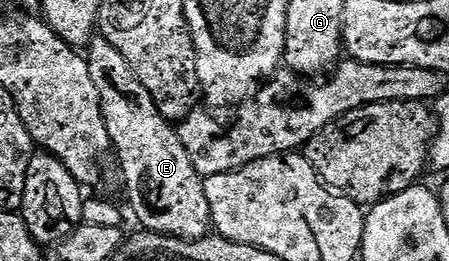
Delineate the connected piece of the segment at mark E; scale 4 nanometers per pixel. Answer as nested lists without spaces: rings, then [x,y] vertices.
[[[95,35],[88,43],[86,59],[90,66],[90,78],[98,90],[98,98],[102,106],[102,118],[106,122],[108,137],[112,143],[111,151],[120,159],[120,172],[124,175],[124,188],[128,191],[128,204],[136,215],[141,229],[157,232],[159,236],[173,236],[179,240],[200,240],[209,235],[212,228],[210,202],[206,202],[204,180],[194,170],[194,162],[190,162],[190,154],[186,154],[186,146],[182,146],[180,133],[158,110],[154,98],[150,98],[150,90],[138,82],[134,70],[130,70],[130,62],[110,46],[110,42],[102,35]]]

